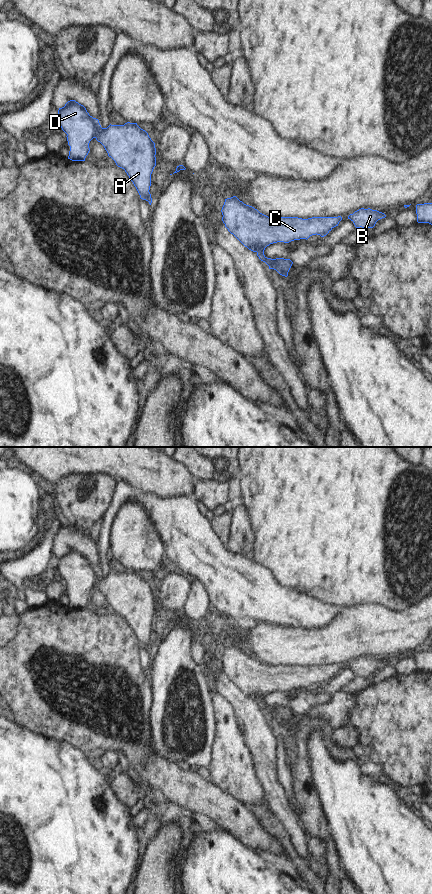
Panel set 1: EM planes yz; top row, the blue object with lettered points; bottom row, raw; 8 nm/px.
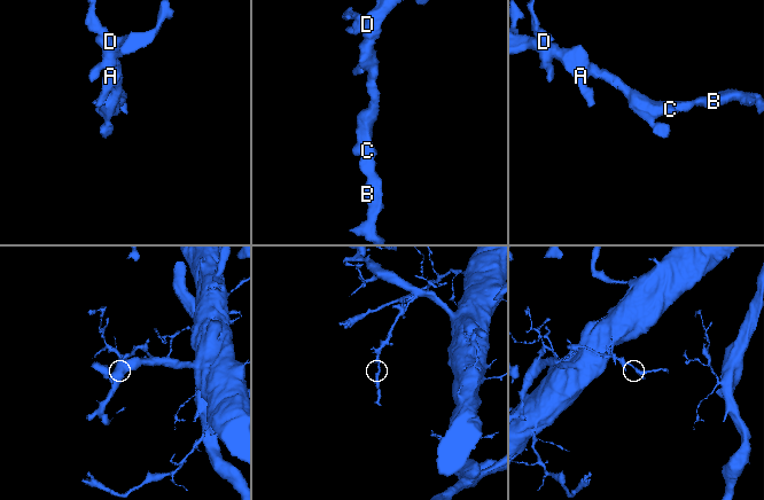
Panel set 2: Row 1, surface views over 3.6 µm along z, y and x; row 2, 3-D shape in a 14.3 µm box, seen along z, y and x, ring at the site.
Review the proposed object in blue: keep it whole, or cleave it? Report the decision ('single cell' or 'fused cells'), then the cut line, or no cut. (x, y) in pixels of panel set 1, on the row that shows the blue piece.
single cell | no cut

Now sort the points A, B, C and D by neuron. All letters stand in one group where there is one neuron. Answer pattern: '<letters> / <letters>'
A B C D

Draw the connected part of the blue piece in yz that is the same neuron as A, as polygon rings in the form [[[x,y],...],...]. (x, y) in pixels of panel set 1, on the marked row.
[[[75,100],[68,101],[64,107],[59,108],[57,118],[58,124],[67,134],[68,145],[70,146],[68,159],[72,161],[85,161],[90,148],[90,141],[95,138],[100,142],[116,165],[125,170],[140,198],[151,205],[152,198],[149,192],[151,186],[151,174],[156,166],[156,148],[148,133],[141,129],[137,123],[127,122],[124,125],[109,125],[102,128],[99,120],[89,115],[86,108]]]

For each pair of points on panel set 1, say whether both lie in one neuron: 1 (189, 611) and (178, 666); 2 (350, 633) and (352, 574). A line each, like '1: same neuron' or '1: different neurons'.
1: different neurons
2: different neurons

